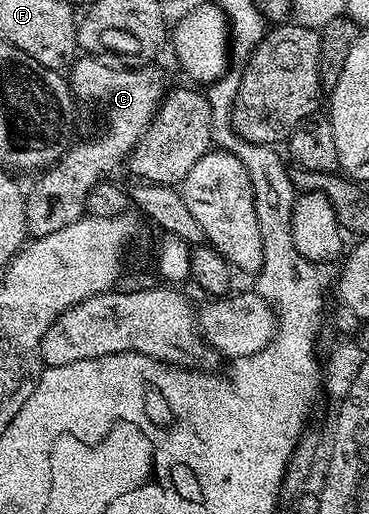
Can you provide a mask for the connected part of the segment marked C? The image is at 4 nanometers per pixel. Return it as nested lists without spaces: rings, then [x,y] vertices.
[[[79,57],[76,58],[75,62],[71,64],[69,68],[69,86],[71,89],[72,96],[76,100],[82,101],[82,99],[95,99],[95,103],[99,106],[99,115],[103,118],[103,132],[100,133],[96,139],[87,139],[84,143],[76,142],[74,145],[67,148],[67,152],[63,156],[61,156],[56,163],[51,164],[50,167],[46,168],[38,176],[39,179],[35,184],[30,188],[29,186],[25,191],[25,198],[27,204],[25,205],[25,217],[27,218],[27,234],[31,237],[38,237],[40,235],[48,235],[49,233],[57,233],[57,229],[65,229],[65,225],[73,225],[73,221],[77,221],[78,219],[84,218],[85,212],[87,210],[87,198],[89,197],[89,189],[93,189],[93,185],[95,183],[100,182],[104,178],[103,175],[106,173],[110,167],[115,167],[124,162],[127,156],[130,155],[131,151],[134,147],[139,143],[140,137],[147,132],[147,126],[152,123],[155,119],[155,114],[159,112],[159,104],[162,103],[163,97],[165,94],[165,86],[163,87],[163,75],[158,71],[157,68],[151,67],[155,65],[119,65],[123,67],[114,67],[114,62],[108,61],[103,57]]]

